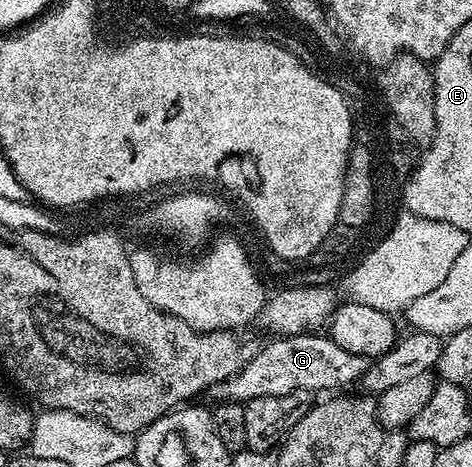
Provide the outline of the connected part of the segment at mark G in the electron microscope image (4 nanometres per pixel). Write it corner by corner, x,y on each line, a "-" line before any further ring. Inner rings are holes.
327,334
283,336
270,341
270,344
258,347
234,376
213,385
211,396
214,396
214,401
244,402
271,394
291,394
291,390
329,394
334,390
348,389
345,388
348,384
357,384
371,363
368,356
356,356
343,350
343,346
335,346
335,342

